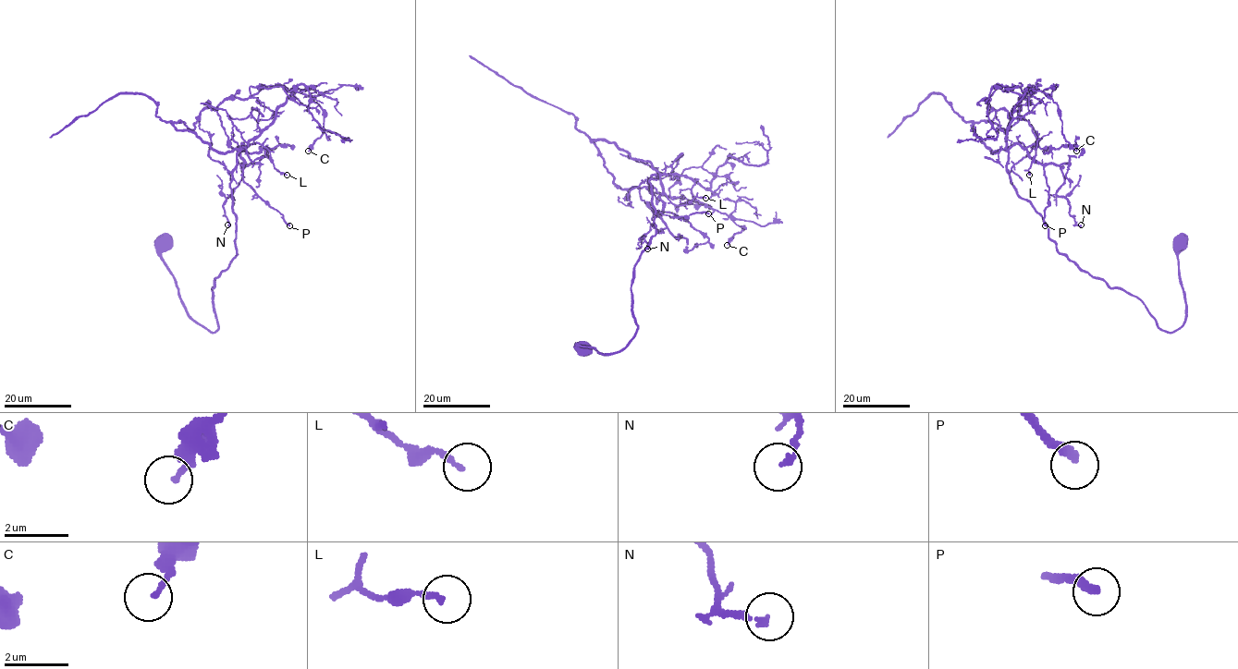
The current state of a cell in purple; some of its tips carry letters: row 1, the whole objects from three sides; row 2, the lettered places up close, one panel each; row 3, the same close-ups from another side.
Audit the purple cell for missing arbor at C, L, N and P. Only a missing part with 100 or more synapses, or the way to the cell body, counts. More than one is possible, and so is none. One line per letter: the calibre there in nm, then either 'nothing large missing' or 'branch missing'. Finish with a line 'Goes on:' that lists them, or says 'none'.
C: 150 nm thick; nothing large missing
L: 180 nm thick; nothing large missing
N: 190 nm thick; nothing large missing
P: 300 nm thick; nothing large missing
Goes on: none

